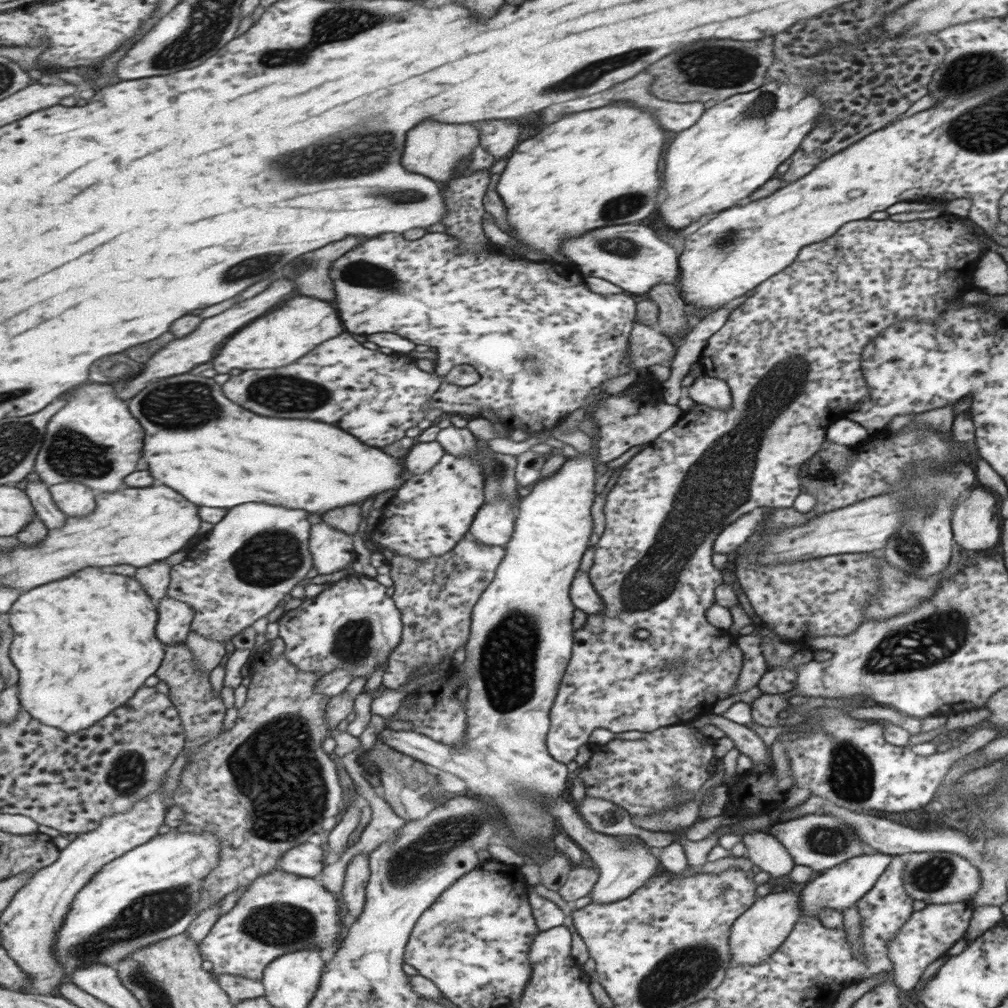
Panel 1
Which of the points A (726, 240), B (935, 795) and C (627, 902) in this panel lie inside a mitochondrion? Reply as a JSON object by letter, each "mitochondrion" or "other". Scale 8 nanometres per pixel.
{"A":"mitochondrion","B":"other","C":"other"}

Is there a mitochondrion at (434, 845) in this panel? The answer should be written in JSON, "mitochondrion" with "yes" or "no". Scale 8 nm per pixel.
{"mitochondrion":"yes"}

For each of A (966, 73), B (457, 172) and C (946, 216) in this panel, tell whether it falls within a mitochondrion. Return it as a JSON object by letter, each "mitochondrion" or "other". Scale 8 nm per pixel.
{"A":"mitochondrion","B":"other","C":"other"}

